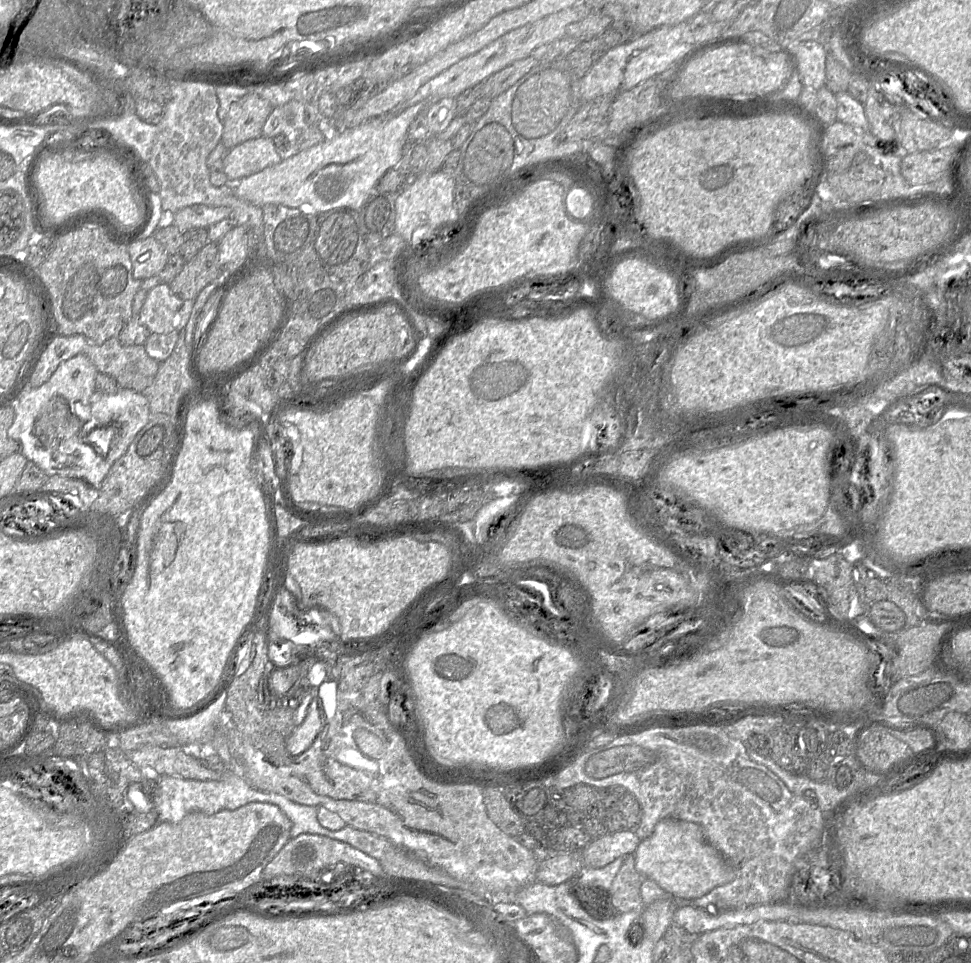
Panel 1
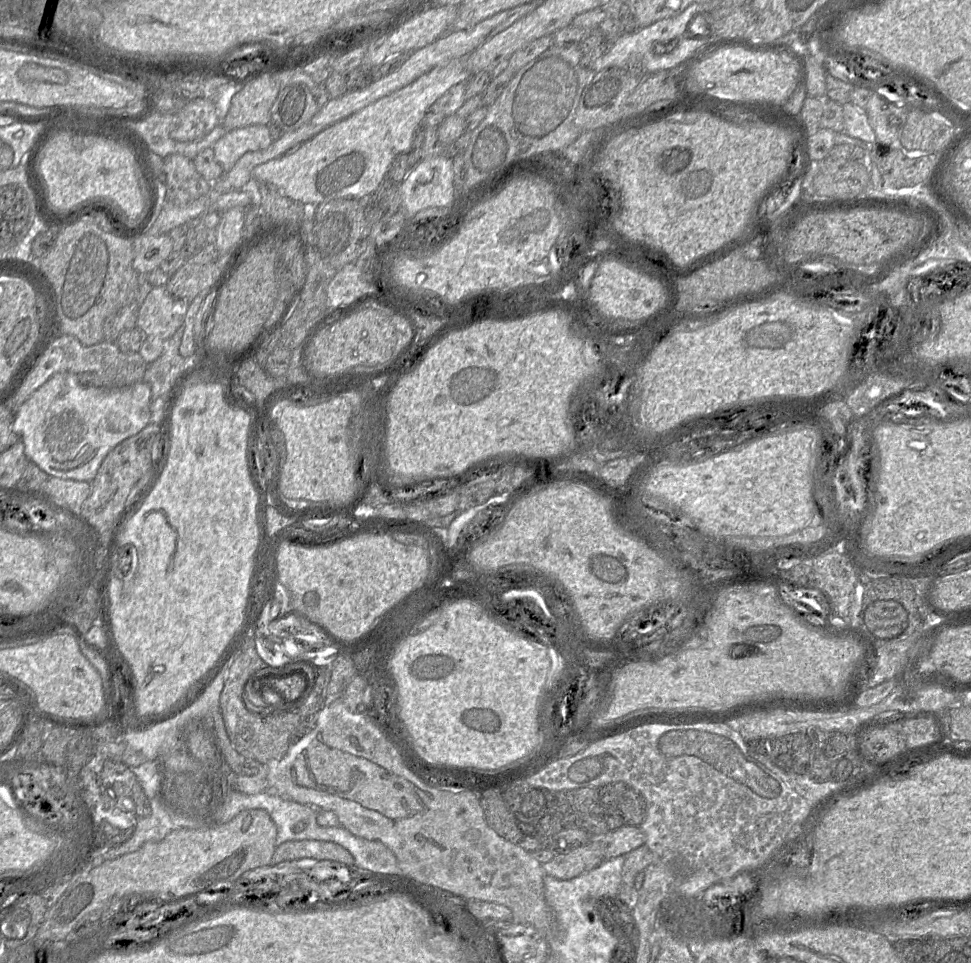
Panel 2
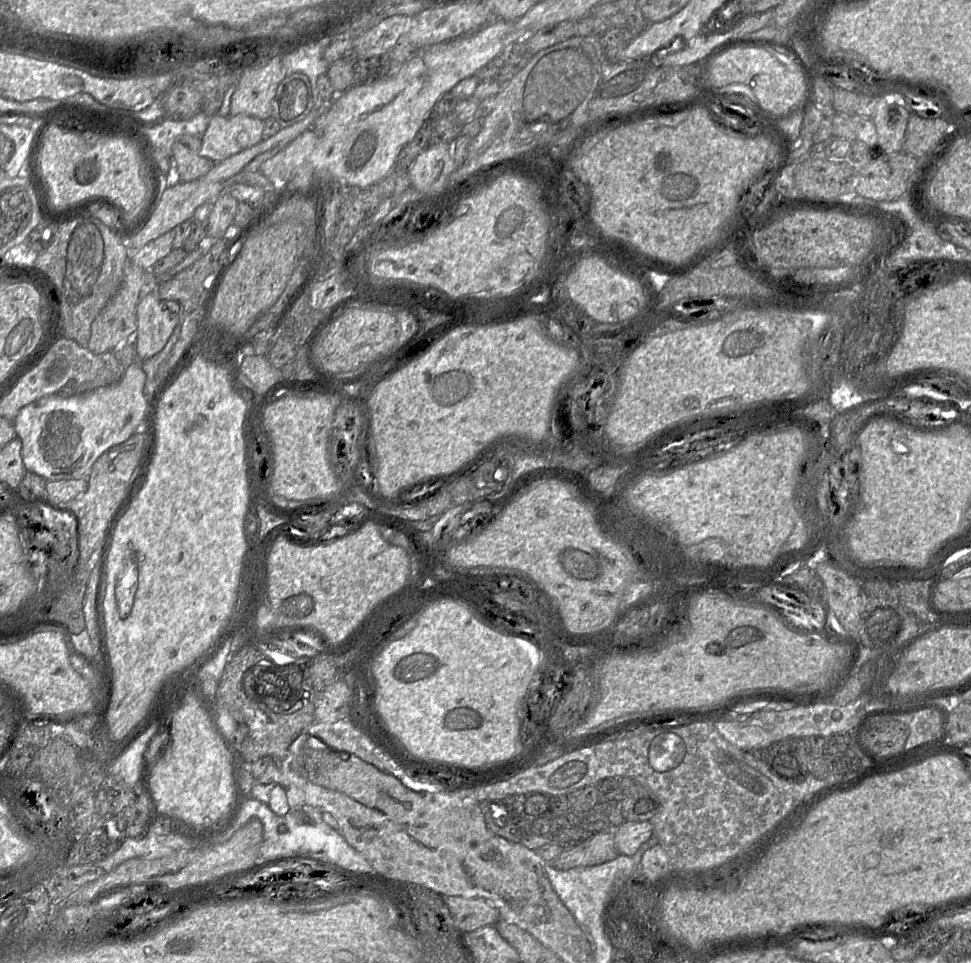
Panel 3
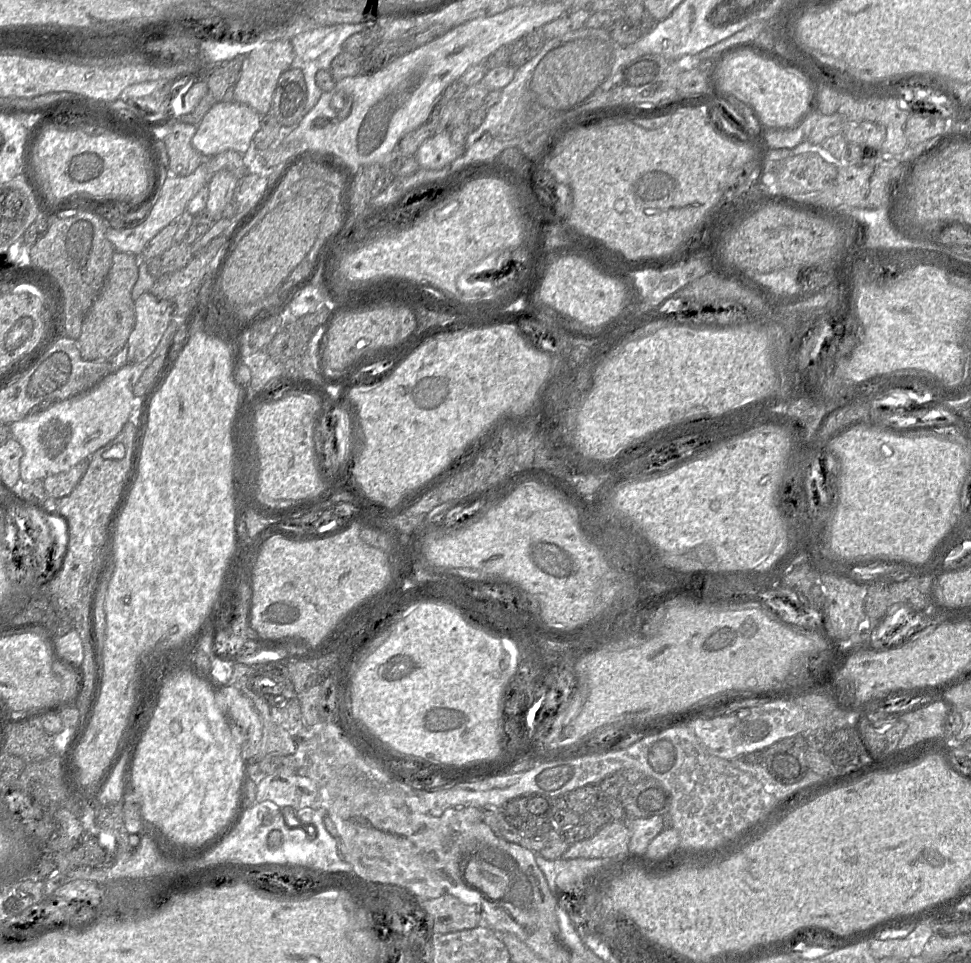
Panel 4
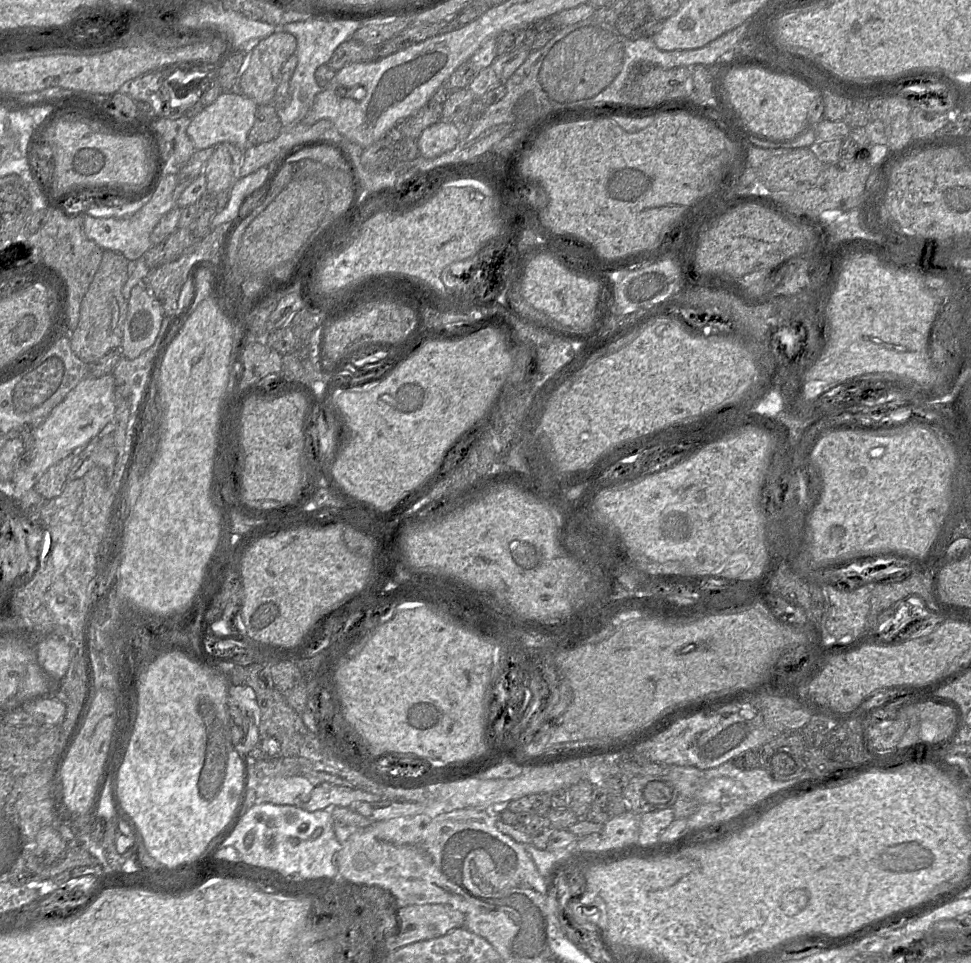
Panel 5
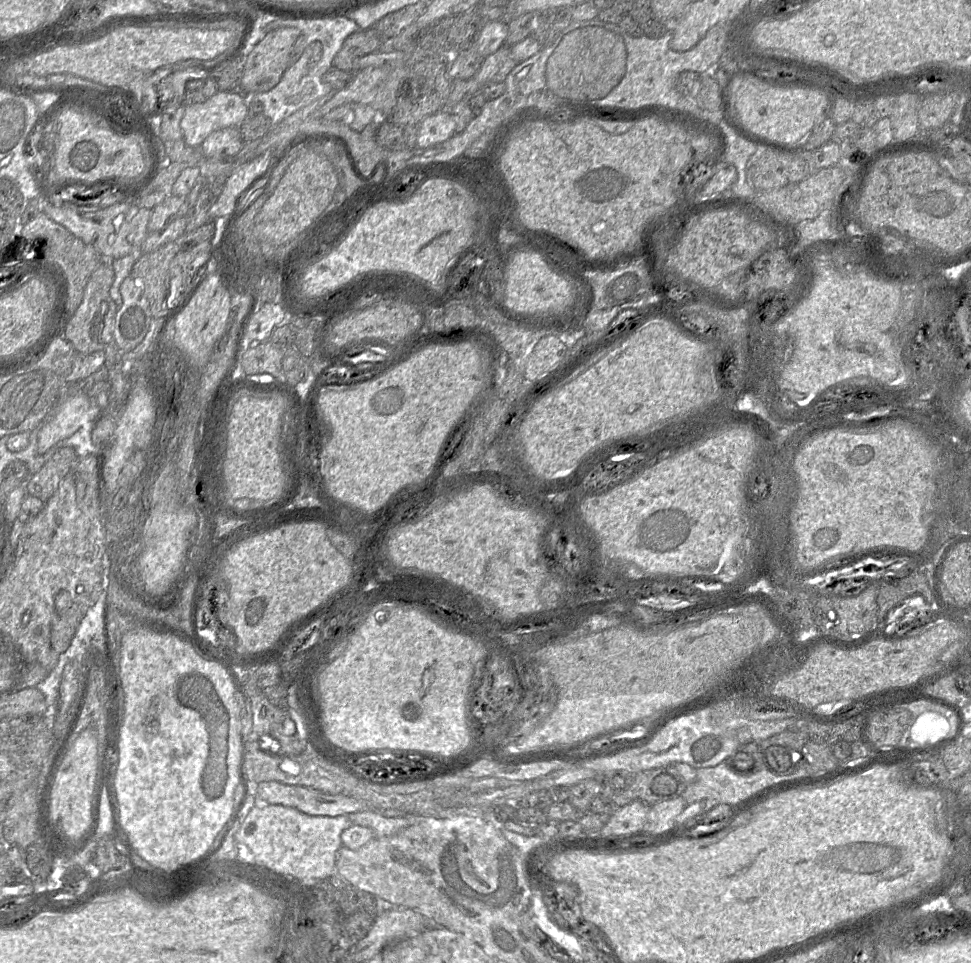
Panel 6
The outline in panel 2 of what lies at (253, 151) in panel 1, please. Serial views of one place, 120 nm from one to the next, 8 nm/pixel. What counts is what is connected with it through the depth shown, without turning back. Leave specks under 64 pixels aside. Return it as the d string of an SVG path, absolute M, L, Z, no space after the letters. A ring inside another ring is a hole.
M255 124L226 131L212 149L215 160L228 172L246 152L266 149L272 142L268 126Z

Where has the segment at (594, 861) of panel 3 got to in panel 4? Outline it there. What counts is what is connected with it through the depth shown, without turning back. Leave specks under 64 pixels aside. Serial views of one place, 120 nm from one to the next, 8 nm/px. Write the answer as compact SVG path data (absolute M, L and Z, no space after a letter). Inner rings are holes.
M611 820L587 839L570 844L562 859L603 858L615 859L629 855L629 830L625 820Z

